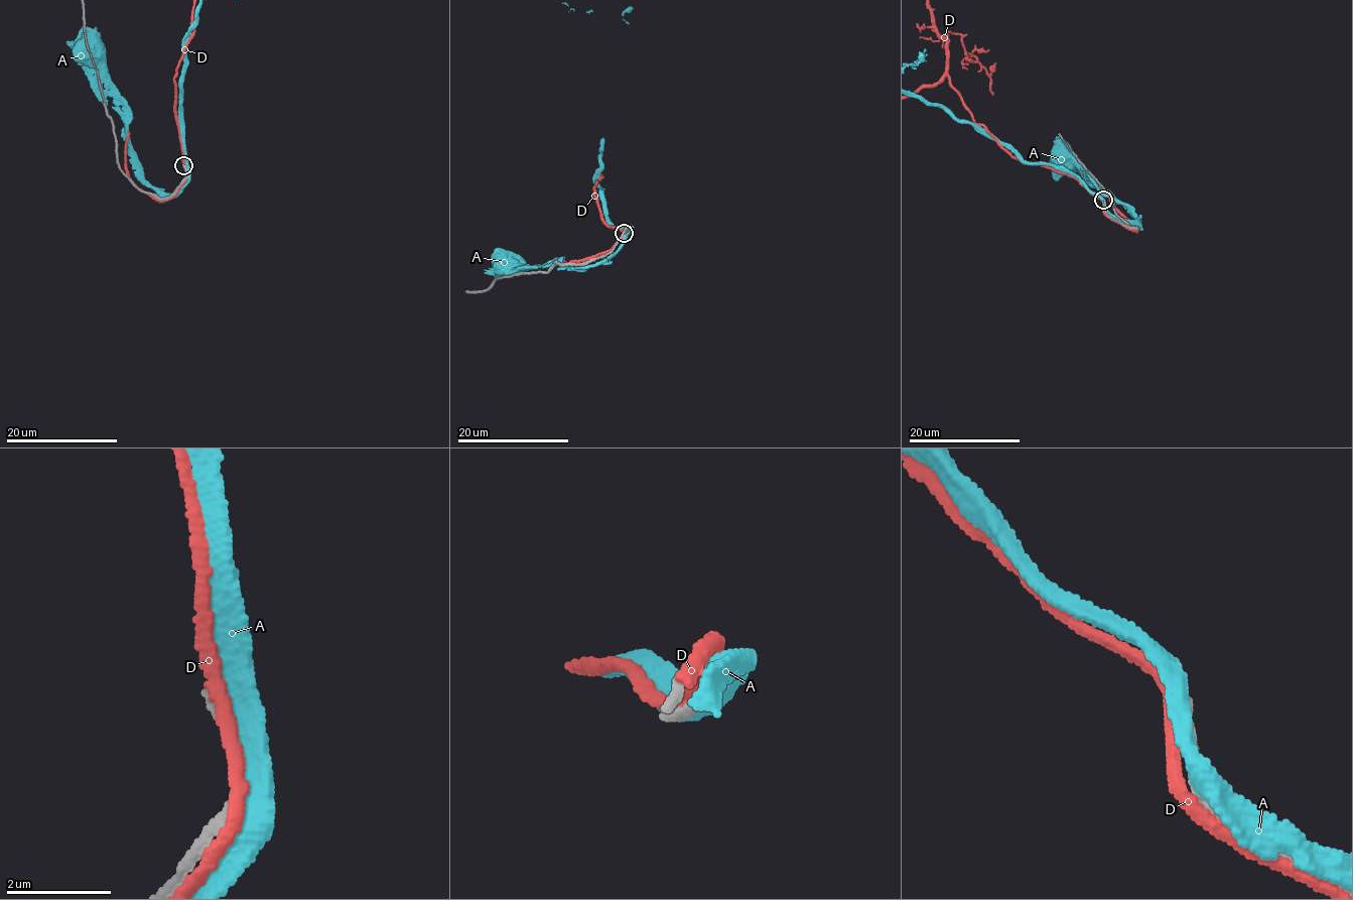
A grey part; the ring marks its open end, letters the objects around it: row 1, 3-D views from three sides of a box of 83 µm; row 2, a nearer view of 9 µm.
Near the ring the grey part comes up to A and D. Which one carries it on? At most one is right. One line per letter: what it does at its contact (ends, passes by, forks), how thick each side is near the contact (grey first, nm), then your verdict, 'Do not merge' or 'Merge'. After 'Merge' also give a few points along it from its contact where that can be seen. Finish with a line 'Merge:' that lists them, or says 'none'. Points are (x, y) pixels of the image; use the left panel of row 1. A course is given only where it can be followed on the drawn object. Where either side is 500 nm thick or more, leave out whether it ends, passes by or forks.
A: It passes by. Thickness 180 nm (grey) against 360 nm. Do not merge
D: It passes by. Thickness 200 nm (grey) against 240 nm. Do not merge
Merge: none

